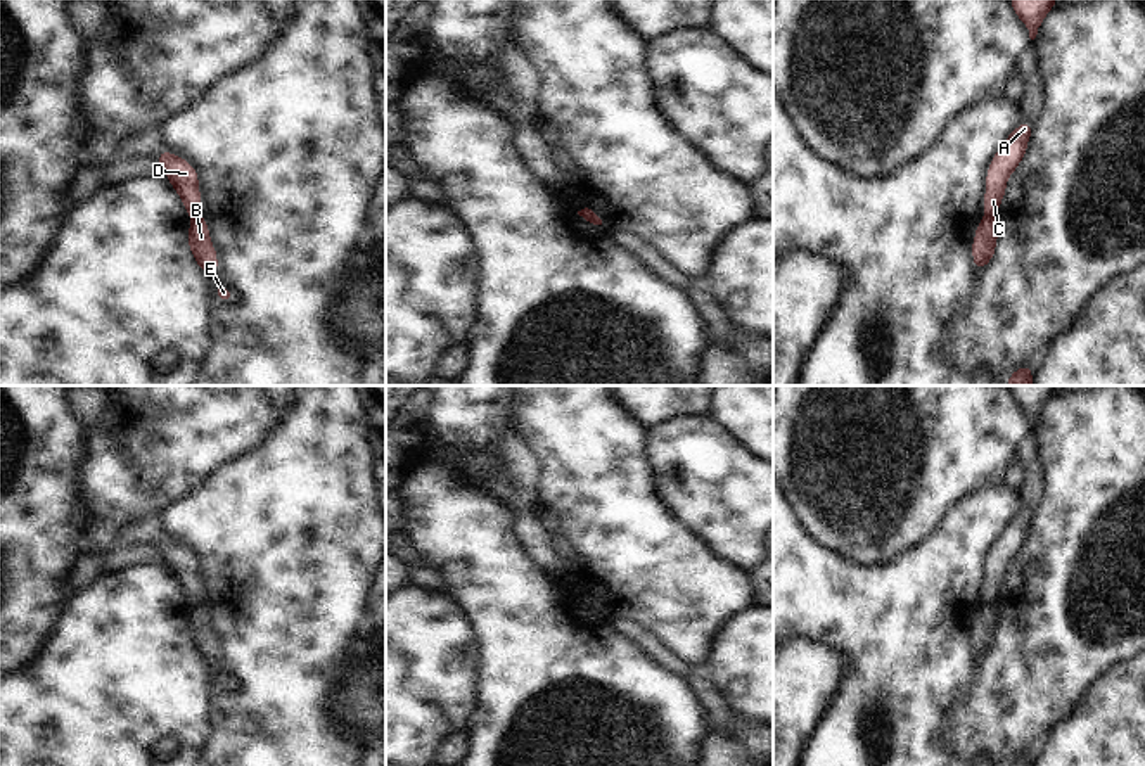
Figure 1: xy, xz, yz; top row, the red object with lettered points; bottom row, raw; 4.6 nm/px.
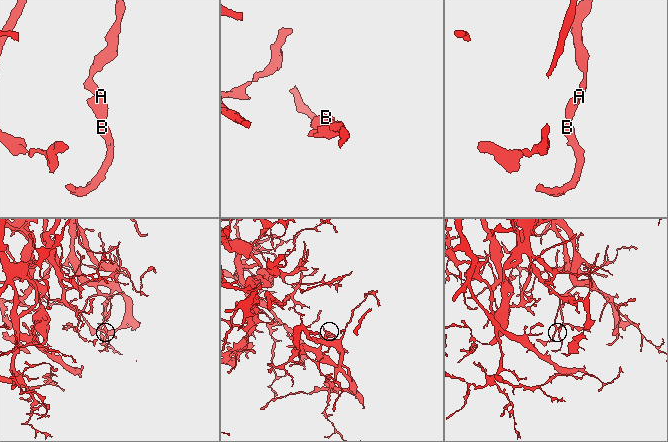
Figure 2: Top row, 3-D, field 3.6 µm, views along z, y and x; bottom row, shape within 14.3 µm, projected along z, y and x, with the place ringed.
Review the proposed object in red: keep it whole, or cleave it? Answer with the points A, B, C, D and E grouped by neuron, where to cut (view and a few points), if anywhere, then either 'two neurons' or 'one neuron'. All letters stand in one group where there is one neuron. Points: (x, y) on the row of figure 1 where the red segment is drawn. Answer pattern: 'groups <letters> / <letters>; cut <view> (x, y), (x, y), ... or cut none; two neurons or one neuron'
groups A C D / B E; cut yz (985, 217), (993, 218); two neurons

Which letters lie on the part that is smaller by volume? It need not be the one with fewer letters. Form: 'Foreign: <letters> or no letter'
Foreign: B, E

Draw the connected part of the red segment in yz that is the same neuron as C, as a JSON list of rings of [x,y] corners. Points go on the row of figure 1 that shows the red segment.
[[[1024,119],[995,152],[986,173],[986,192],[982,201],[984,218],[996,216],[1007,192],[1008,176],[1017,169],[1022,157],[1027,154],[1027,142],[1033,130],[1034,126]]]

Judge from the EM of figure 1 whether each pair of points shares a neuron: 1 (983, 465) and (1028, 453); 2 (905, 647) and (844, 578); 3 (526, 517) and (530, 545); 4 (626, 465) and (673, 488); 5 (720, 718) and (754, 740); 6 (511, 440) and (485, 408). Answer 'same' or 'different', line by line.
1: different
2: same
3: same
4: different
5: different
6: different

